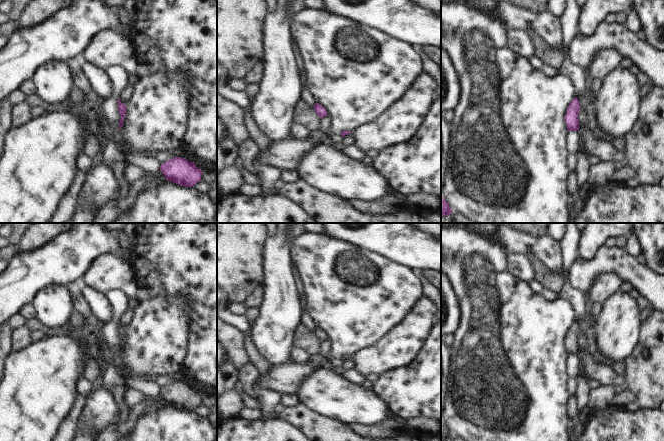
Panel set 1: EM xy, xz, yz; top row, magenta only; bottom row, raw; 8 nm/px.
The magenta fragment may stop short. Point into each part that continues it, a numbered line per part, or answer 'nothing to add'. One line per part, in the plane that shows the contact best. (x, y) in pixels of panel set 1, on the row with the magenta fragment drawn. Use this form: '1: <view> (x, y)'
nothing to add

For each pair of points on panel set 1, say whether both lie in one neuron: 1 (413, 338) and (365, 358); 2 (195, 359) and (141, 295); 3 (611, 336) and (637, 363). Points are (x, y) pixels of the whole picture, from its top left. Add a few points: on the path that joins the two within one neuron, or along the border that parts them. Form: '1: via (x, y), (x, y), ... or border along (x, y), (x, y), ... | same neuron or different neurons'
1: via (401, 344), (394, 350), (377, 358) | same neuron
2: border along (138, 286), (146, 289), (151, 297) | different neurons
3: border along (639, 333), (637, 346), (624, 360) | different neurons

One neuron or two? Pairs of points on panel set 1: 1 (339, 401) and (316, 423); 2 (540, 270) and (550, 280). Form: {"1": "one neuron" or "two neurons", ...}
{"1": "two neurons", "2": "one neuron"}

